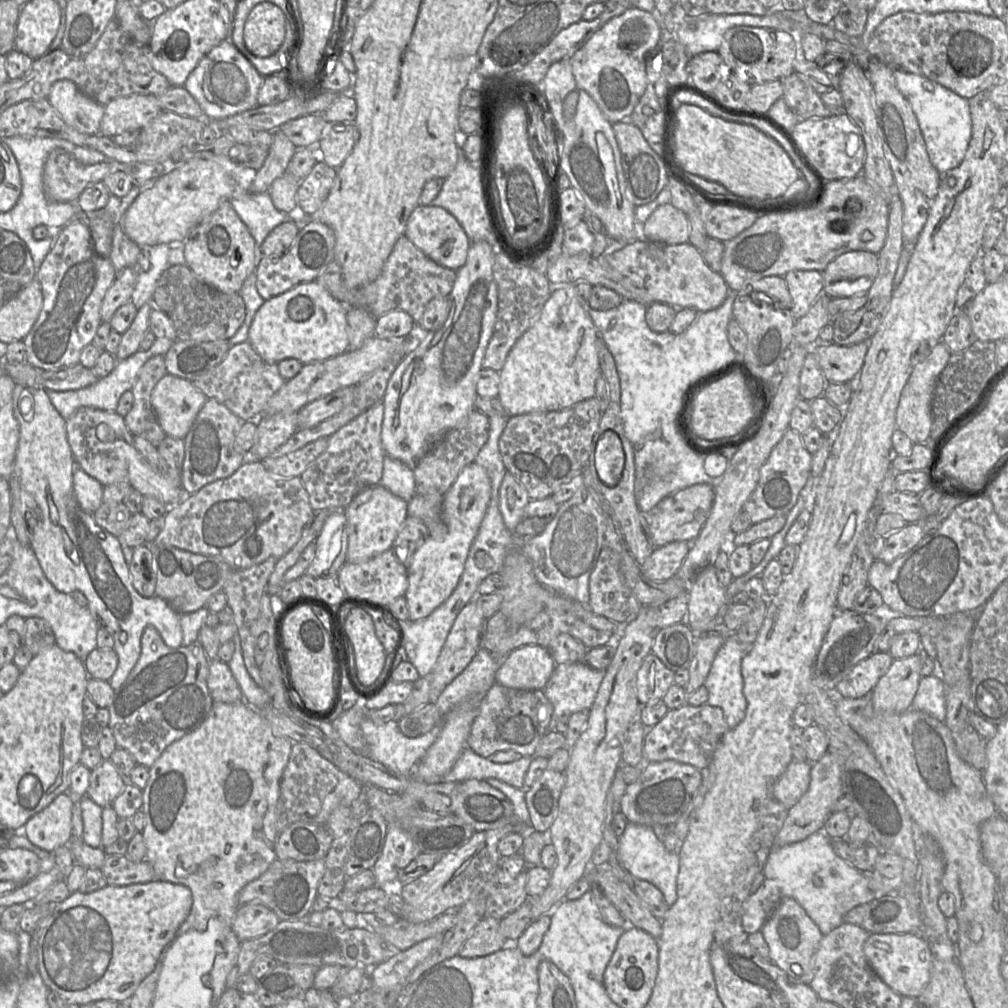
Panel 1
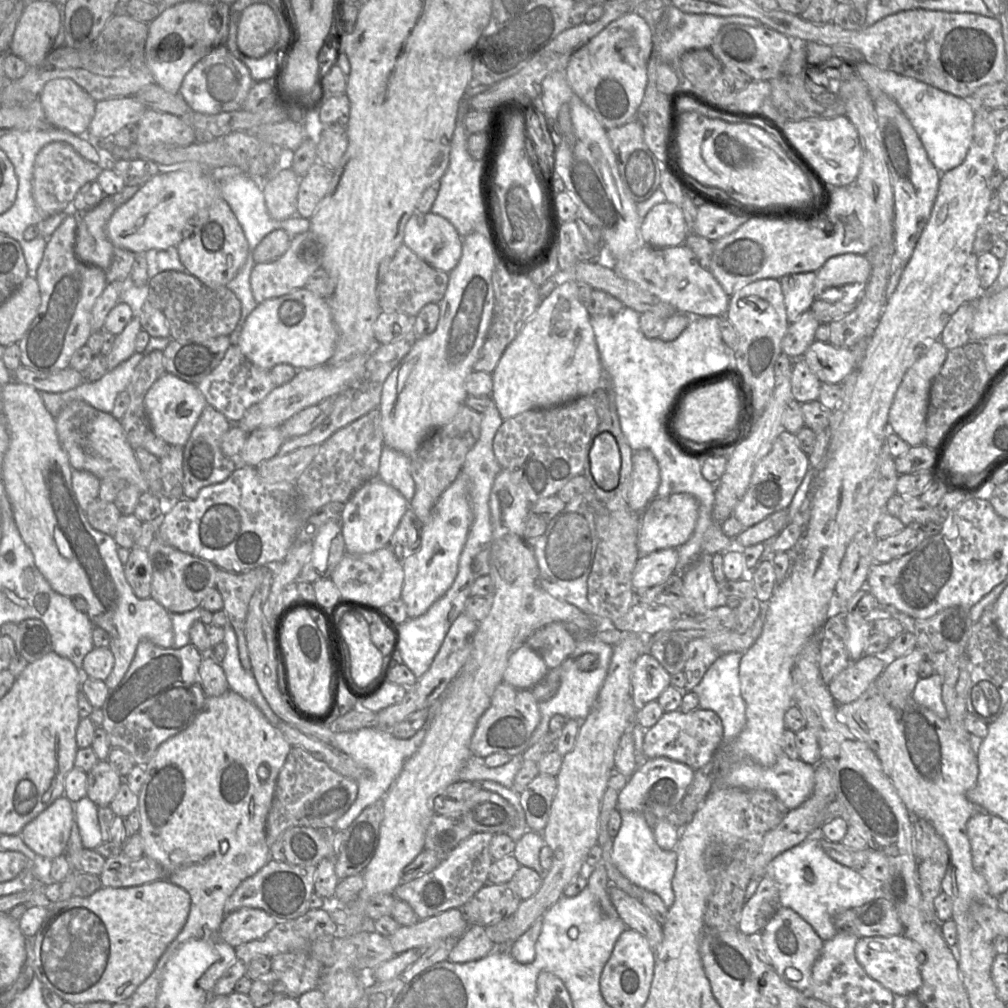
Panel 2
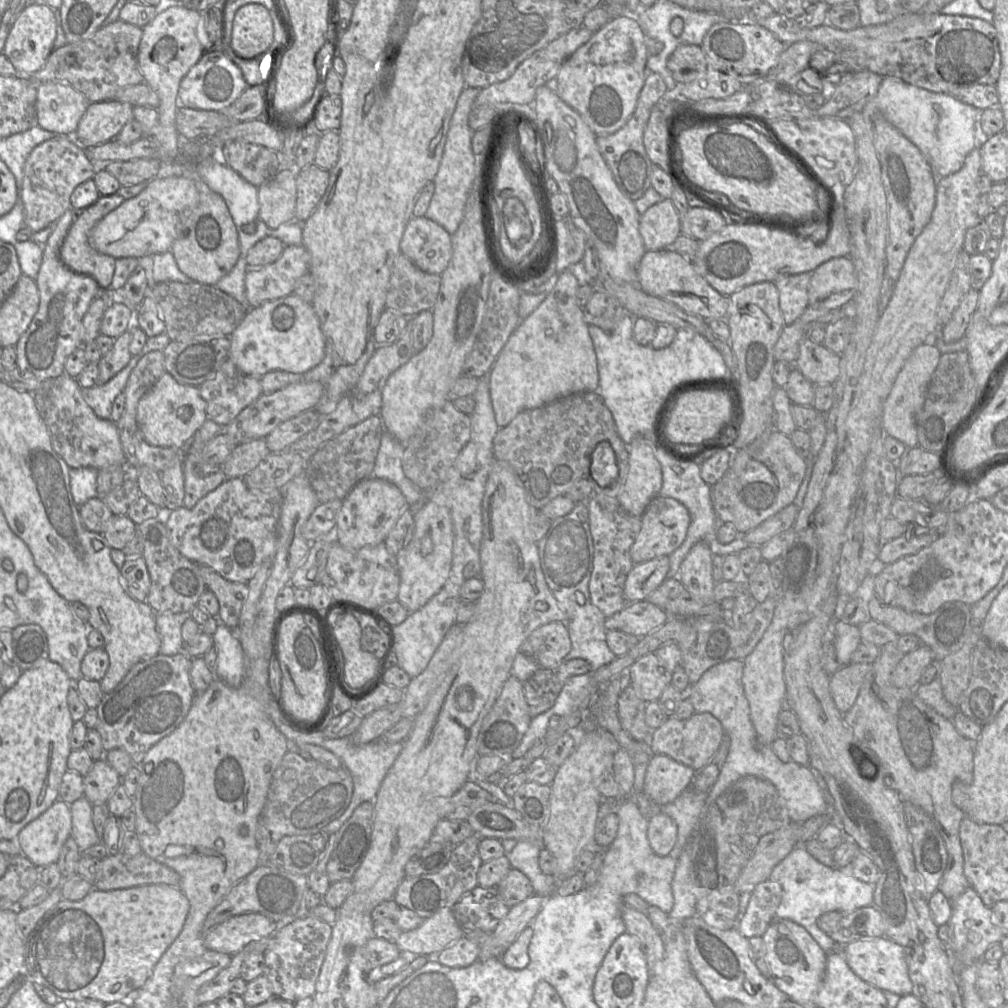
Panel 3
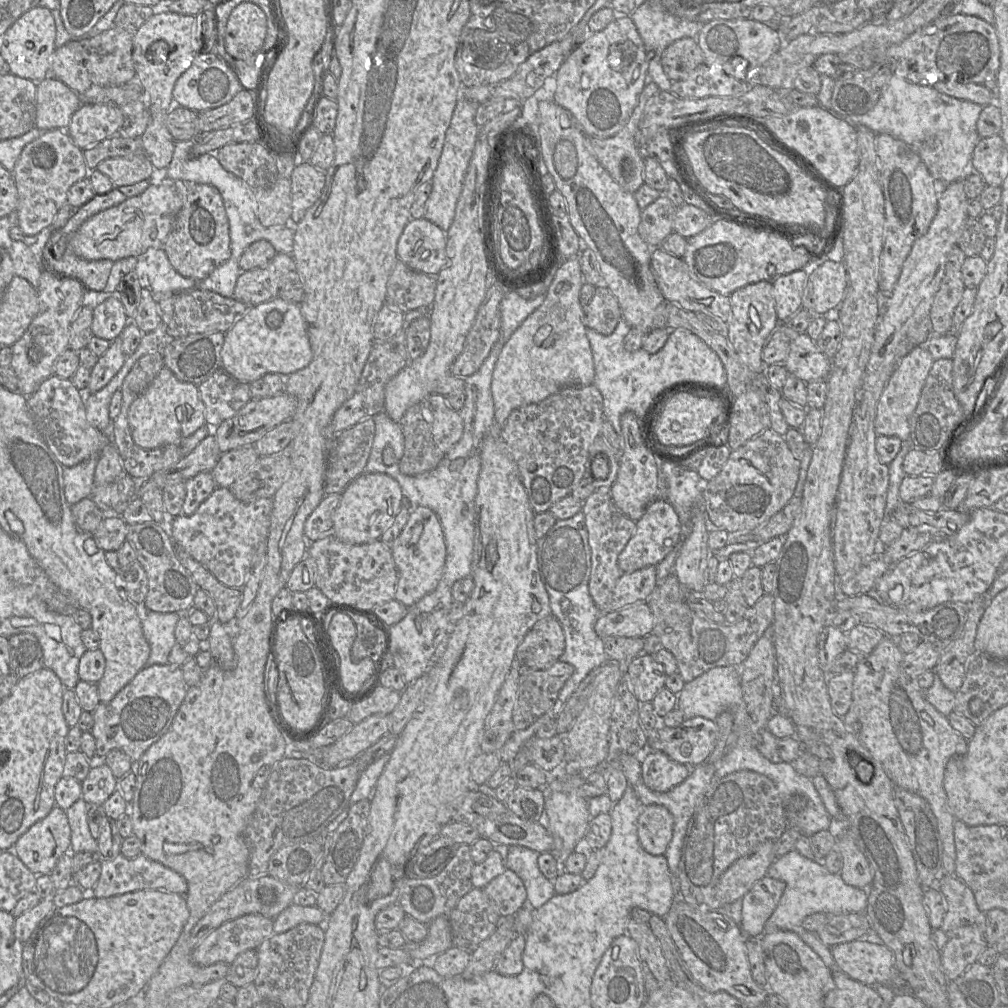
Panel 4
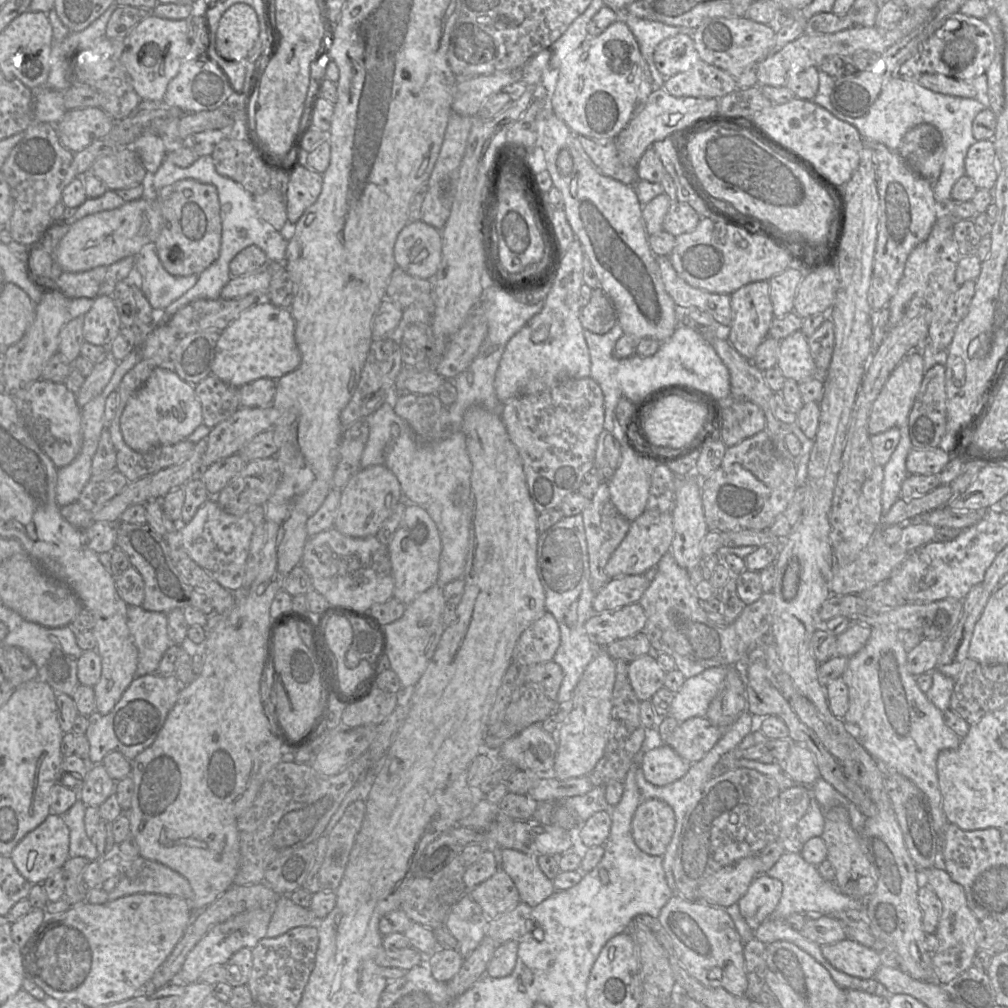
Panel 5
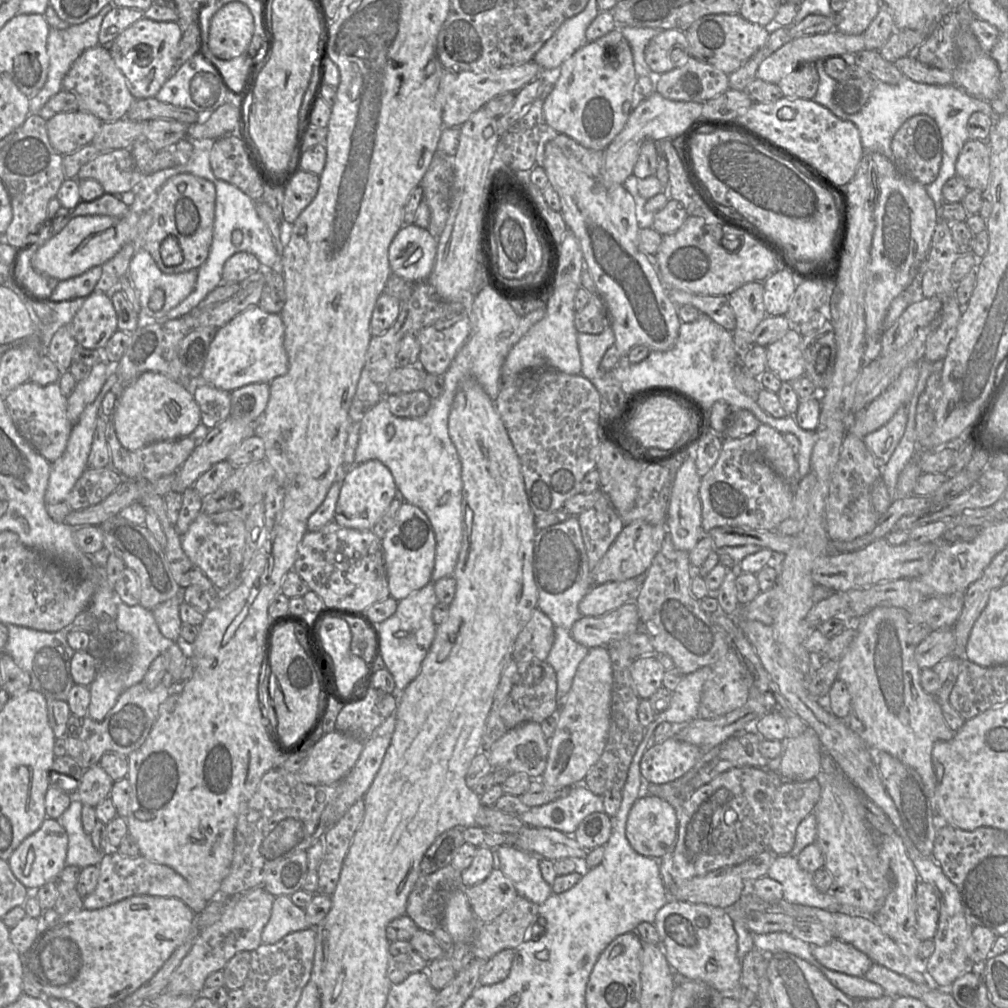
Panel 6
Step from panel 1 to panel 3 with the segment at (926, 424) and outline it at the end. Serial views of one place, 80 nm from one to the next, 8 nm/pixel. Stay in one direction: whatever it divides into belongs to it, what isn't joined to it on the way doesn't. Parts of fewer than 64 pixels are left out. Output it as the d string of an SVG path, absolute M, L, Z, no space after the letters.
M923 343L914 349L898 373L884 402L881 419L882 430L902 442L907 448L918 446L916 415L924 404L926 391L940 356L941 353L935 345Z

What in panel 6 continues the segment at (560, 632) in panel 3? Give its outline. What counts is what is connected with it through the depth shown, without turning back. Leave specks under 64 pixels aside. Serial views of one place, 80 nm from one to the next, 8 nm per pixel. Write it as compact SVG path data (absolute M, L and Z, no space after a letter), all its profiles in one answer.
M535 608L530 620L516 638L512 659L516 663L528 662L532 659L545 661L554 639L552 621L544 612Z

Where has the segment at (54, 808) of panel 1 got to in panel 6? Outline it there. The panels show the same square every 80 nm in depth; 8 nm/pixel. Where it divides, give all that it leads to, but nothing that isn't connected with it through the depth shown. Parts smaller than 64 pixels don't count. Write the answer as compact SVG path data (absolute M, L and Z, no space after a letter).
M46 817L40 828L25 838L8 859L14 876L30 891L57 880L66 866L68 835L58 819Z

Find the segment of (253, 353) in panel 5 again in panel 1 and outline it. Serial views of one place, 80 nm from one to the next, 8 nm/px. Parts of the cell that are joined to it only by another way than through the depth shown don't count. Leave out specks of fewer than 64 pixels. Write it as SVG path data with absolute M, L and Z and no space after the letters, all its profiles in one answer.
M317 281L301 283L263 303L253 318L247 341L267 364L291 358L303 365L324 361L348 350L347 310Z

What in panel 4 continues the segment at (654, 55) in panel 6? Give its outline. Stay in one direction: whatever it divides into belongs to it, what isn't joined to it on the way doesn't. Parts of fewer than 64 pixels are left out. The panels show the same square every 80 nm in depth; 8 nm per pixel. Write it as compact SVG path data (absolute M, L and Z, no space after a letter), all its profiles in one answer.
M691 37L674 41L661 54L663 70L672 82L686 79L703 63L704 55L696 40Z

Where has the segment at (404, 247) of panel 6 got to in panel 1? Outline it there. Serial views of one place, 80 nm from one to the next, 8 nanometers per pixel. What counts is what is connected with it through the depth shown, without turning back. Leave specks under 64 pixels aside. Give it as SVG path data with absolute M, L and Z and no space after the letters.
M418 205L410 214L405 236L437 264L457 271L467 260L471 241L457 219L439 206Z

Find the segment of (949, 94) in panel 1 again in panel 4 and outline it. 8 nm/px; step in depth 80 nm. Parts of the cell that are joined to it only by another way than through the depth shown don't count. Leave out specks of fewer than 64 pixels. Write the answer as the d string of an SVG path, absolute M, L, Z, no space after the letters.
M892 75L871 110L863 115L840 117L855 127L865 126L875 134L888 133L910 146L933 141L939 155L940 180L948 185L963 179L970 170L973 152L980 140L977 121L984 107Z

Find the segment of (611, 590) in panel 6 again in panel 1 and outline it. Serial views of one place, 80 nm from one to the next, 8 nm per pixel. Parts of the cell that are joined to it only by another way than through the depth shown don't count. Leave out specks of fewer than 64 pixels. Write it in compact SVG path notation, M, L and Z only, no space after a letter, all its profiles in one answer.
M674 541L655 548L640 565L644 577L652 581L665 581L674 577L691 547L686 541Z

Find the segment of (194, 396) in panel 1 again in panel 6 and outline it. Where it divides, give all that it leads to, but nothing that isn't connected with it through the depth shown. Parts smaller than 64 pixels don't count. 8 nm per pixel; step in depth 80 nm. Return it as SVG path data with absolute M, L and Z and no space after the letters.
M149 371L121 388L111 420L121 445L135 451L154 442L188 437L201 422L201 411L192 389L161 373Z

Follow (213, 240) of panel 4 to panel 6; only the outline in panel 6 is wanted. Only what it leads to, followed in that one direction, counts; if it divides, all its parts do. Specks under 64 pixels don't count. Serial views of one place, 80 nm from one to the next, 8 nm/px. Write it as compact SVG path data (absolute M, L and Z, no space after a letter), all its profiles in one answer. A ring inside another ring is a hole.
M189 173L175 175L169 178L161 187L151 207L152 224L147 230L143 241L132 242L135 253L139 248L145 249L153 258L158 268L165 274L179 274L199 267L206 261L213 238L215 219L216 189L212 182ZM168 236L177 238L183 252L184 260L177 266L165 266L160 255L160 246Z

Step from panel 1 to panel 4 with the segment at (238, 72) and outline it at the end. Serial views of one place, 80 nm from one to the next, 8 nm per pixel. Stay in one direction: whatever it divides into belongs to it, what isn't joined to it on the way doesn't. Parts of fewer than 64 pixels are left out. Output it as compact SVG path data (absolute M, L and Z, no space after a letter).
M209 52L195 56L190 67L177 79L172 95L174 106L202 112L227 104L242 89L231 65L216 52Z

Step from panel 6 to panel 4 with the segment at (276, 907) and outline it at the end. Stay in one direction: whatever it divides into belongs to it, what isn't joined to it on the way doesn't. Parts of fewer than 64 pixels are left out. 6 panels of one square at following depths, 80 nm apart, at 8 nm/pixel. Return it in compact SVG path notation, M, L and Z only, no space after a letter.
M292 903L274 918L273 933L284 933L303 923L324 925L329 915L316 905L301 906Z

